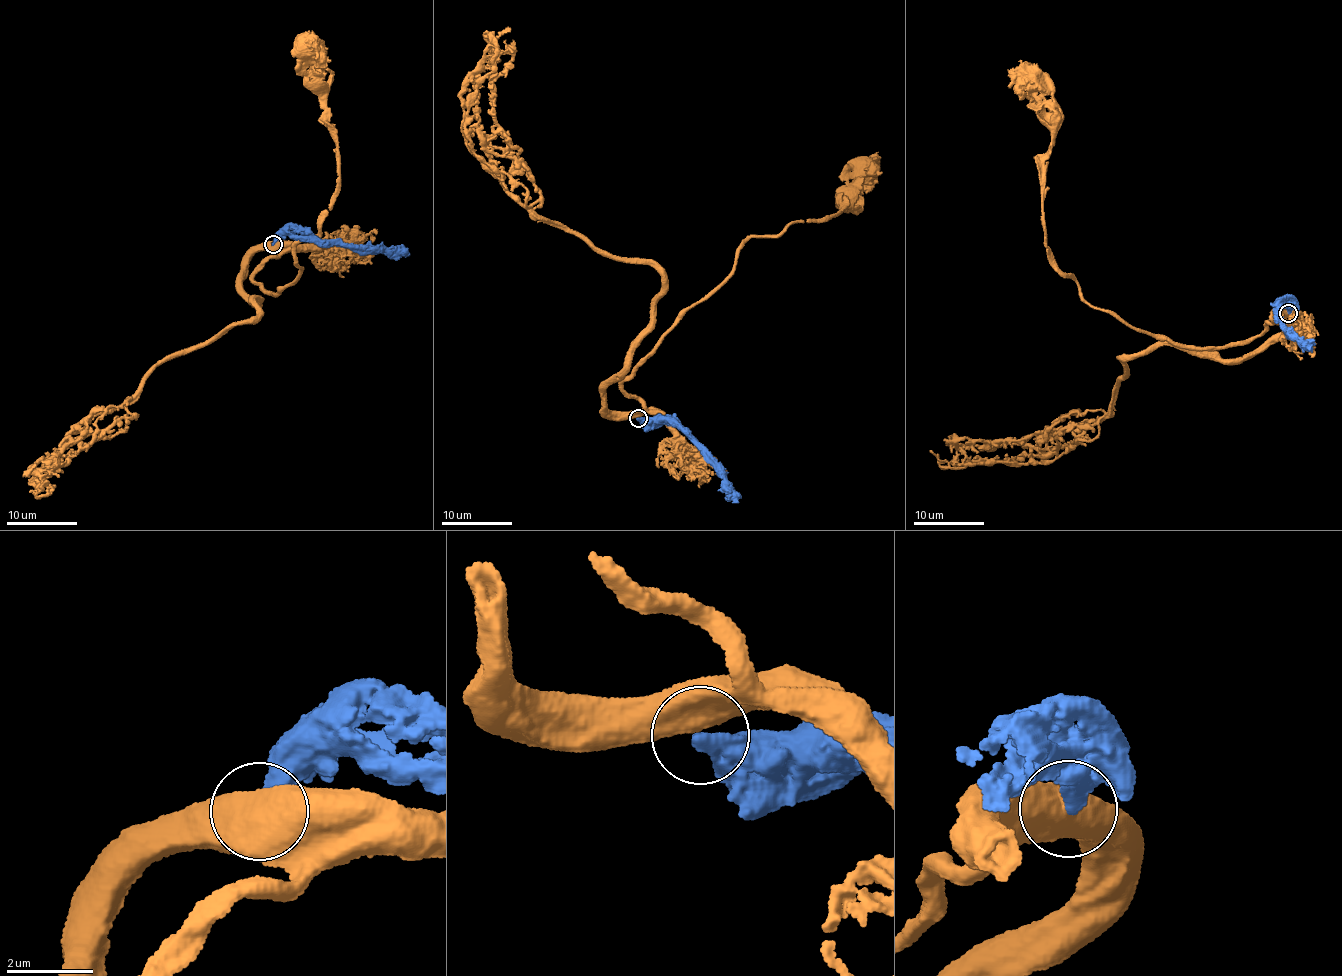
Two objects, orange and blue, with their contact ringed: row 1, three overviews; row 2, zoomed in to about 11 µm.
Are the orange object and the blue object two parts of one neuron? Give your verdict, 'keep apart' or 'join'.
keep apart

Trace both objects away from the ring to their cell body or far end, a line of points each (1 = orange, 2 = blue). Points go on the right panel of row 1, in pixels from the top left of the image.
1: (1288, 313), (1224, 347), (1182, 347), (1092, 307), (1046, 248), (1043, 183), (1051, 131), (1029, 79)
2: (1288, 313), (1285, 305), (1277, 310), (1277, 316), (1291, 332), (1307, 342), (1310, 350)

